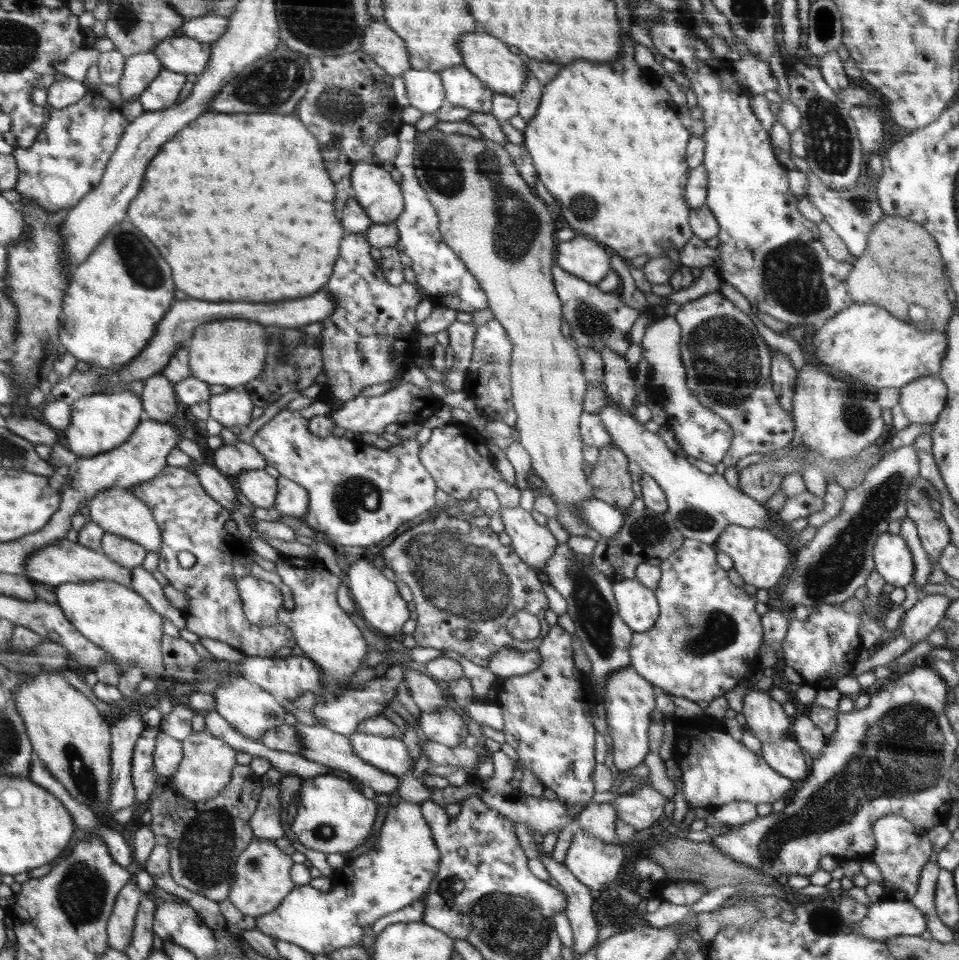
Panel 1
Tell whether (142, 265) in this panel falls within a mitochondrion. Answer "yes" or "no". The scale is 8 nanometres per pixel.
yes

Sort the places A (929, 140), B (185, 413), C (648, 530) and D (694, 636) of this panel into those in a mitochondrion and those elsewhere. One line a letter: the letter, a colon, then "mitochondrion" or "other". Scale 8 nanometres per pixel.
A: other
B: other
C: mitochondrion
D: mitochondrion

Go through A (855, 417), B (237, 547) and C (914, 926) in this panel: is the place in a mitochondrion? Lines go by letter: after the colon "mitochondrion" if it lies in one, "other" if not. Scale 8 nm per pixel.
A: mitochondrion
B: other
C: other

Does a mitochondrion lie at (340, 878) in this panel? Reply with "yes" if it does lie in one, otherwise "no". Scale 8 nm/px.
no

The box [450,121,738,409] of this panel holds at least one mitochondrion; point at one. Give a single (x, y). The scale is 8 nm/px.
(517, 224)

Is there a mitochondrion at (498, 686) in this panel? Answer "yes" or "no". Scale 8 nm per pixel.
no

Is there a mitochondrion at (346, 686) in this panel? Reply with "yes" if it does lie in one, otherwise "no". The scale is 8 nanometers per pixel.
no

